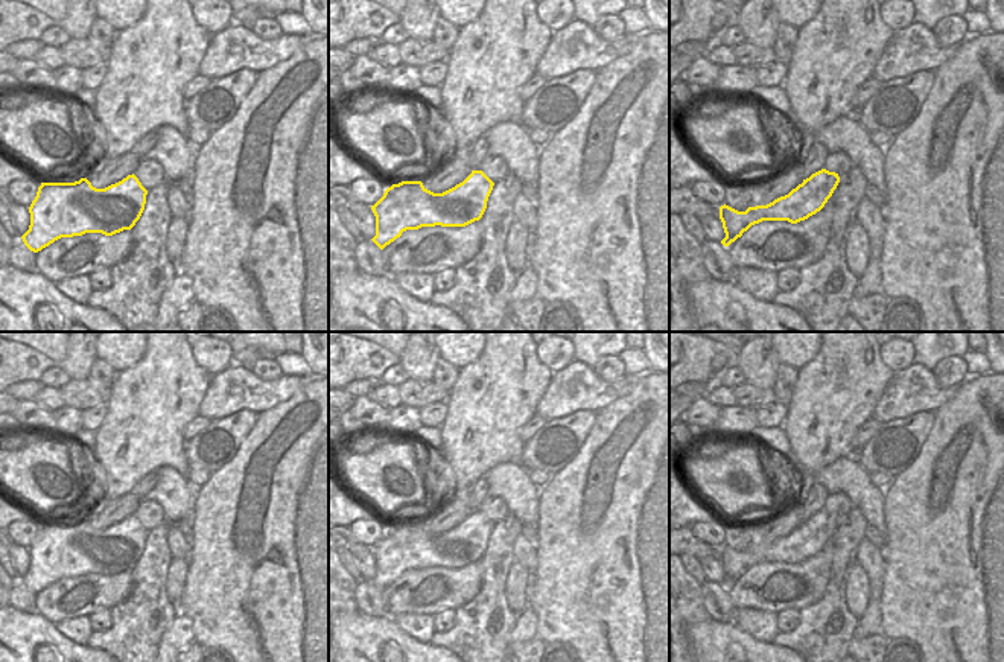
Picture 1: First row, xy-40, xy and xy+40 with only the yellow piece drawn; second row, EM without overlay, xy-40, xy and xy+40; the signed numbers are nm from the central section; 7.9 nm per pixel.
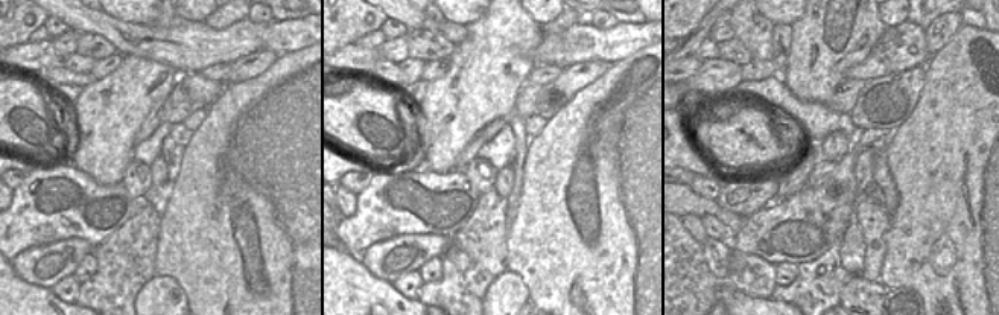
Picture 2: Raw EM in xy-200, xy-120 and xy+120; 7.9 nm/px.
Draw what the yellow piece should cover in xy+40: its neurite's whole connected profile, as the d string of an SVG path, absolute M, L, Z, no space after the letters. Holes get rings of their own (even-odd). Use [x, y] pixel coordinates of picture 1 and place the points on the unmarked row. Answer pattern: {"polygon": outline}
{"polygon": "M821 510L803 520L788 536L767 546L748 548L745 552L738 552L726 545L721 546L720 560L726 574L721 584L729 587L751 566L762 562L788 562L797 565L808 560L824 548L838 524L838 514Z"}

